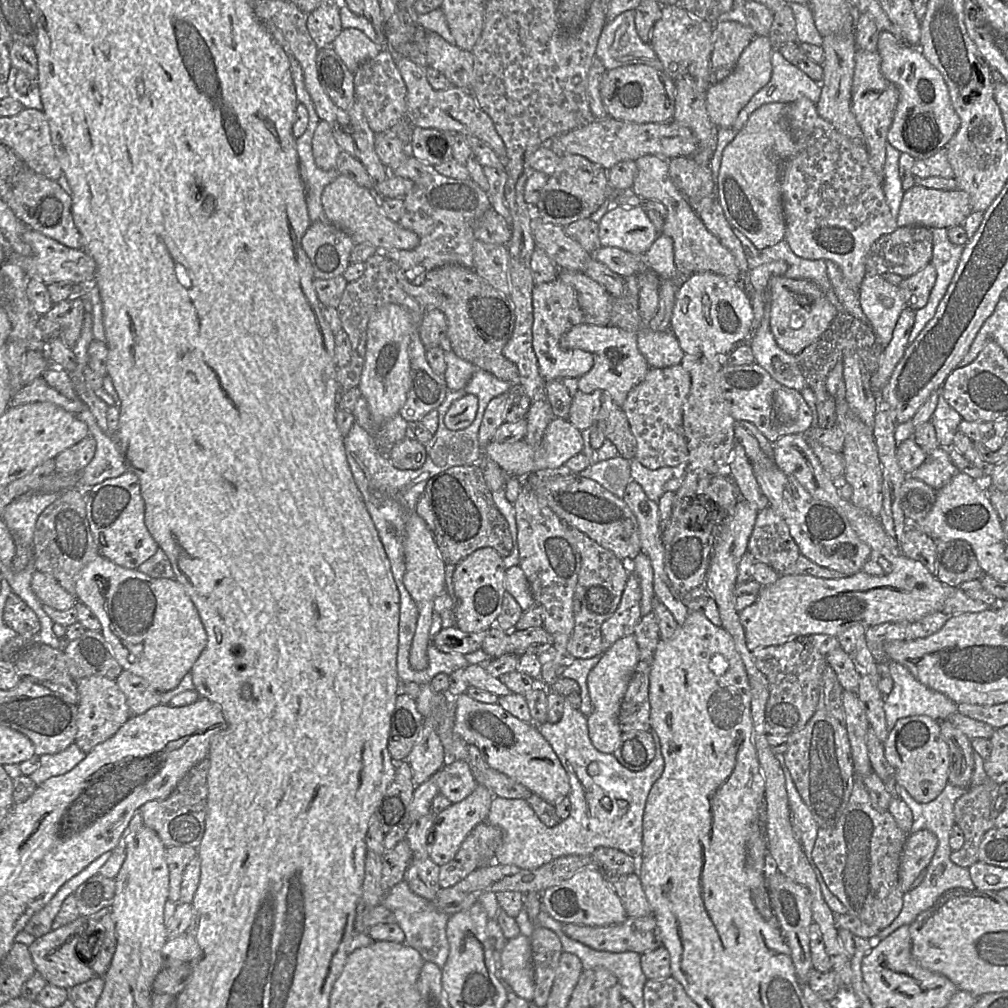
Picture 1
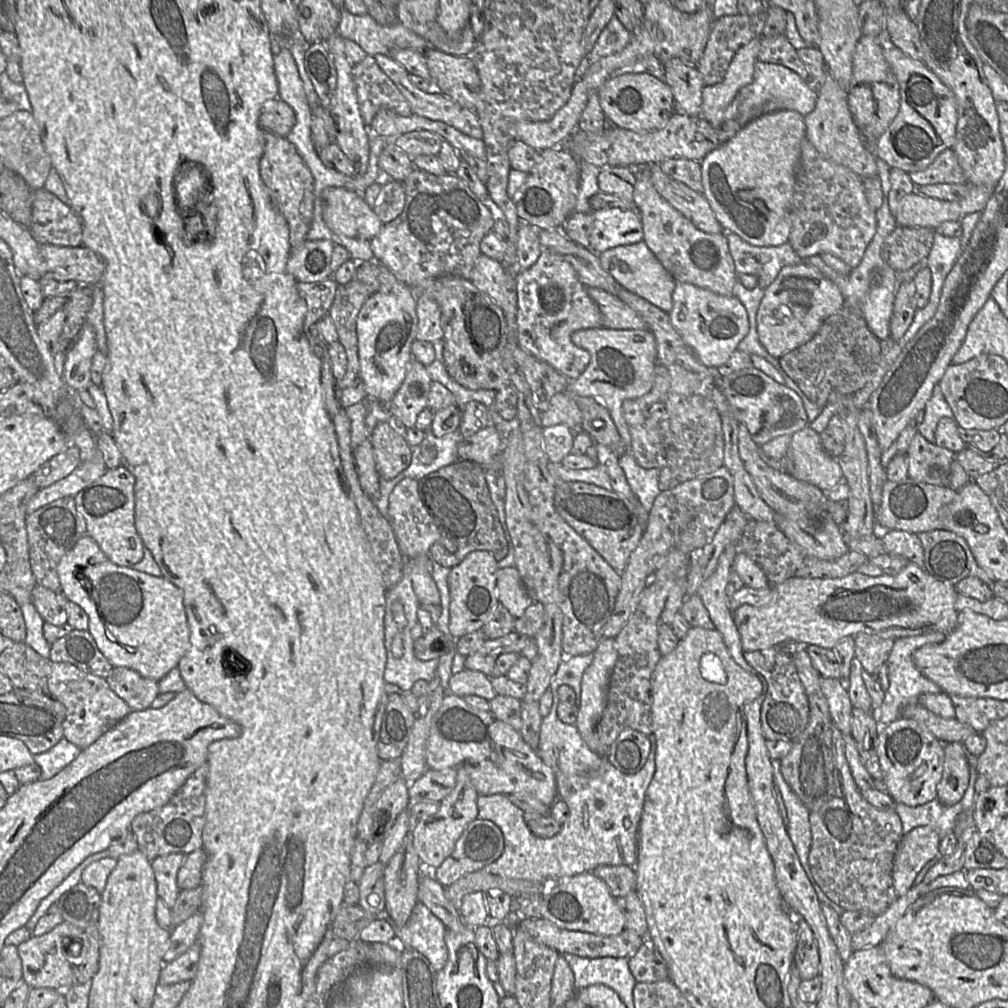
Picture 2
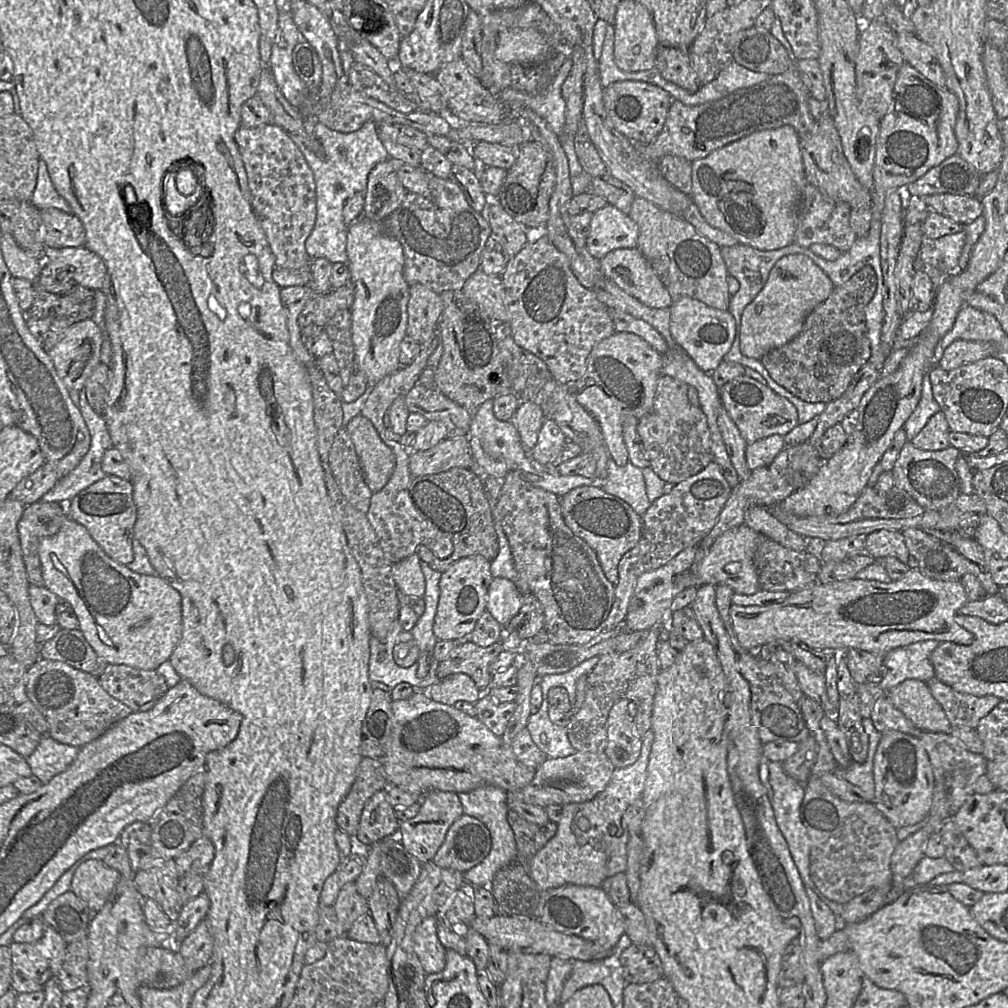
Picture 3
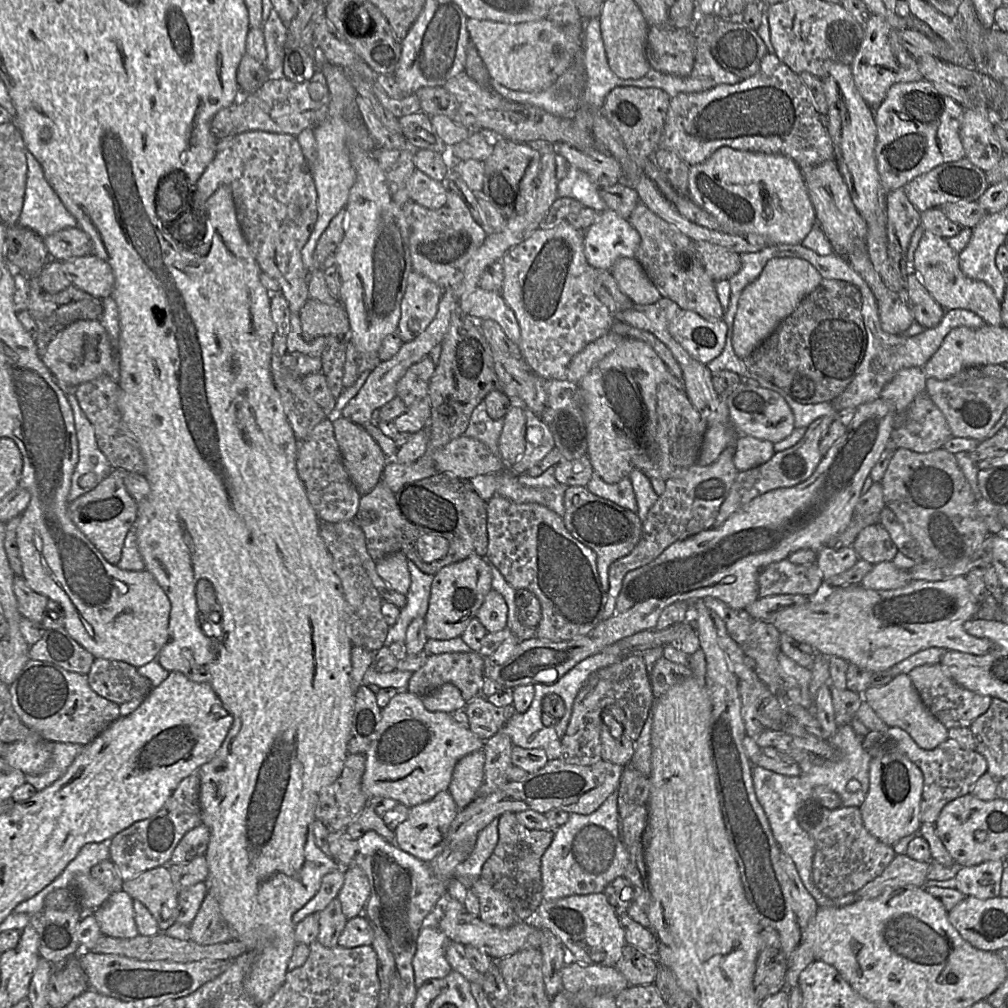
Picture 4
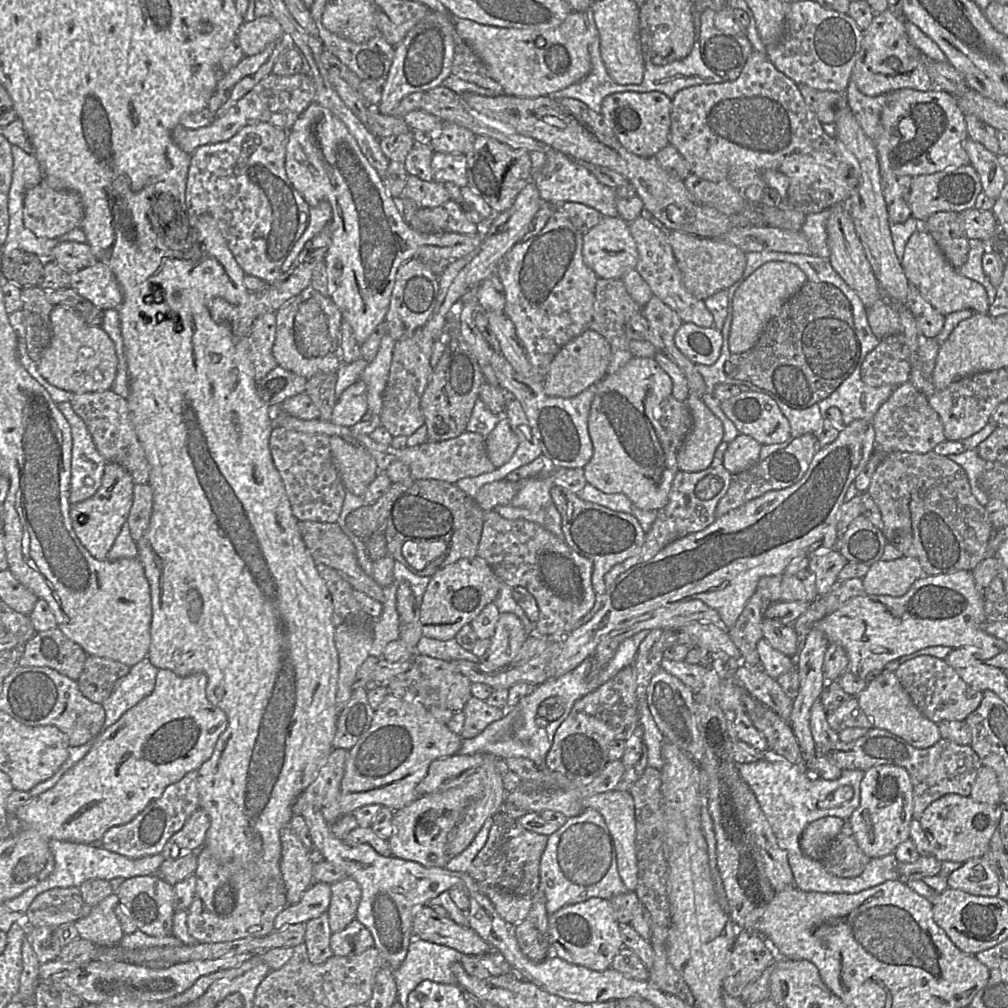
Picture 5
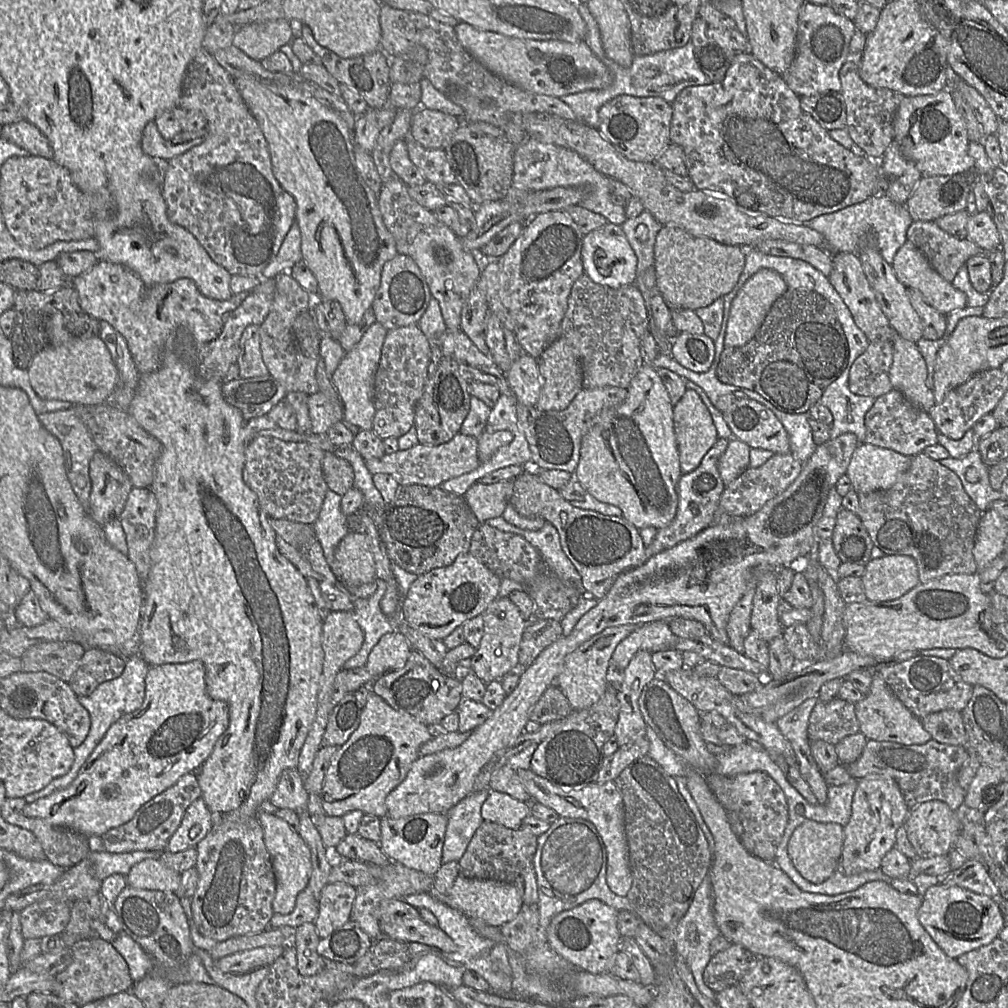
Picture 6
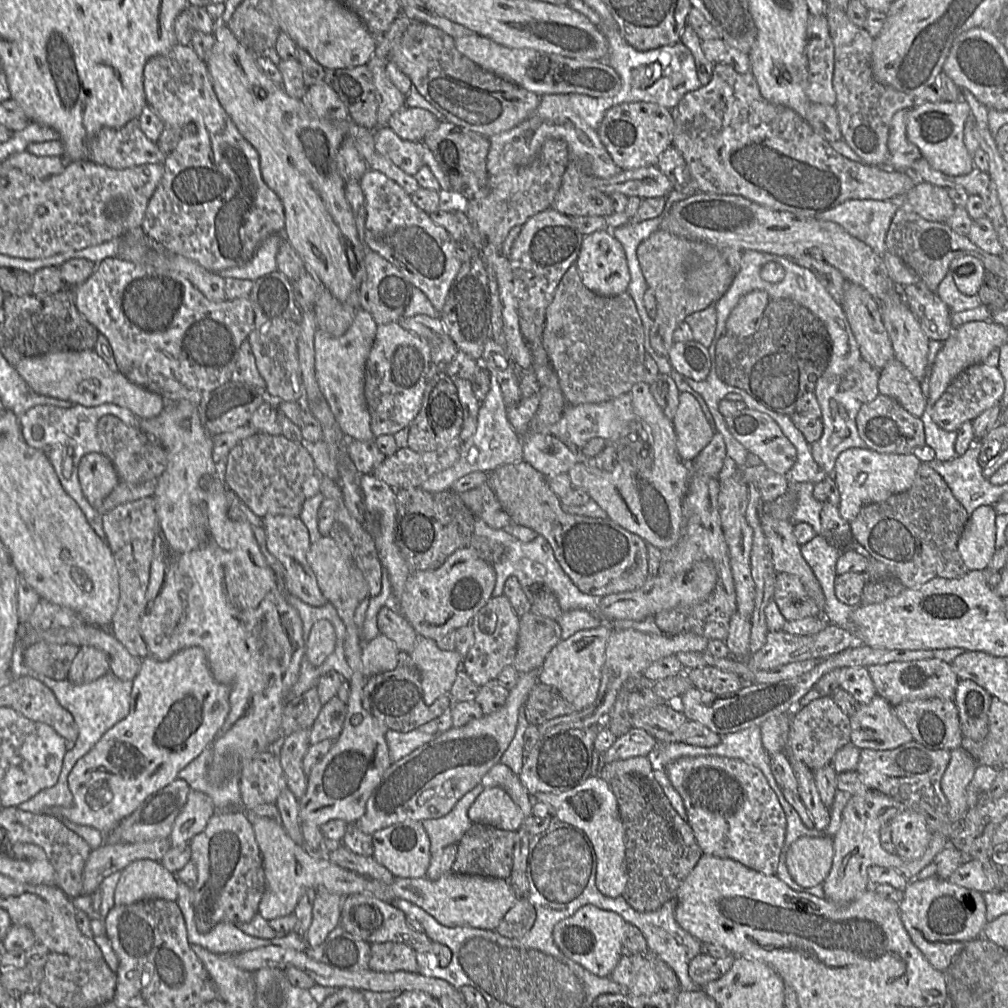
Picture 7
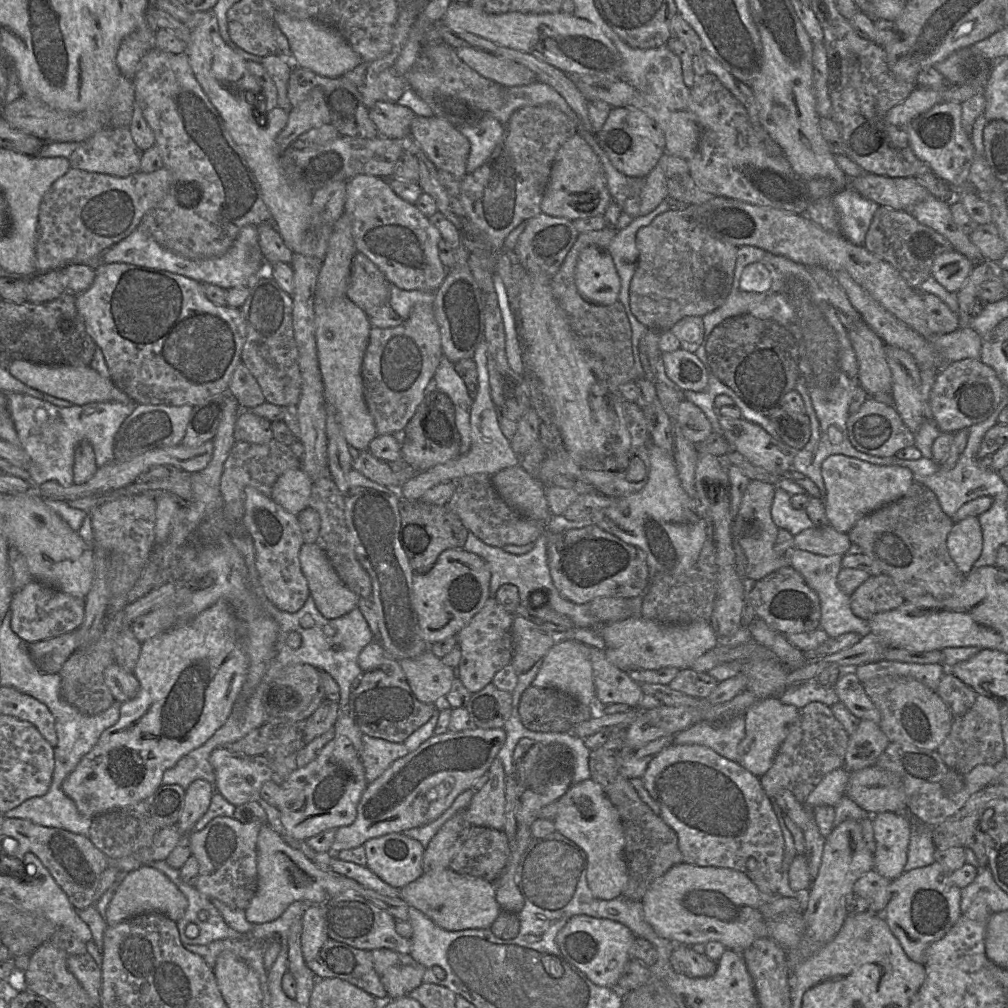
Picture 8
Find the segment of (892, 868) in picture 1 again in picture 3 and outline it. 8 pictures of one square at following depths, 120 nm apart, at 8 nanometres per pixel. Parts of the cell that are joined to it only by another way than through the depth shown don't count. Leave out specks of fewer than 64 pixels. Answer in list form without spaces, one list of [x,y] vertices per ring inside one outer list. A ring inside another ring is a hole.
[[[803,696],[798,705],[804,721],[818,744],[818,757],[800,807],[801,821],[811,841],[809,875],[817,889],[831,901],[846,904],[852,898],[870,890],[889,893],[893,887],[891,856],[898,844],[896,828],[868,802],[846,802],[834,796],[819,779],[838,767],[820,721],[826,715],[814,699]]]

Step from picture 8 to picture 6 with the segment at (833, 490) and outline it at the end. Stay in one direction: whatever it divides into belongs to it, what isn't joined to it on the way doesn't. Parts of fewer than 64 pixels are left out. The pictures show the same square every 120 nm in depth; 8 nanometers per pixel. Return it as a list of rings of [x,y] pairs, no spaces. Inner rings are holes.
[[[860,443],[855,449],[845,476],[857,494],[891,488],[911,464],[913,456]]]

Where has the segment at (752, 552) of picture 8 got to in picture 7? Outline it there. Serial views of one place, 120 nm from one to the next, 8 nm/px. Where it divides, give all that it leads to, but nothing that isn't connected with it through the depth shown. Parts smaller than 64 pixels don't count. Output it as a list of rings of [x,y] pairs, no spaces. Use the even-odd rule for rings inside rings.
[[[765,503],[760,520],[772,554],[774,568],[778,573],[786,572],[799,577],[817,606],[819,614],[817,617],[825,619],[823,615],[825,596],[818,579],[801,553],[801,545],[794,536],[795,523],[775,519],[769,512],[770,504],[772,503]]]

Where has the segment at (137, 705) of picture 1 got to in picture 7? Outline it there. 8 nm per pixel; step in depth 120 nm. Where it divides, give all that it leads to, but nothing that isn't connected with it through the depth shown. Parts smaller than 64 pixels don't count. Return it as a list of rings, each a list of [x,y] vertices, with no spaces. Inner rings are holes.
[[[82,646],[72,661],[68,677],[75,685],[88,684],[110,672],[106,654],[93,646]]]

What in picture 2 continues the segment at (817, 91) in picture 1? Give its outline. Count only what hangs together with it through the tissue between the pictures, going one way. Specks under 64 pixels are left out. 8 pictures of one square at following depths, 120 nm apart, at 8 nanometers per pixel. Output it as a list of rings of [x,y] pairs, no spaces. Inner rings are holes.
[[[757,61],[753,81],[740,89],[733,101],[719,111],[723,111],[724,119],[746,125],[761,115],[779,110],[795,110],[805,117],[814,110],[817,99],[818,93],[810,89],[805,80],[793,70],[783,65]]]

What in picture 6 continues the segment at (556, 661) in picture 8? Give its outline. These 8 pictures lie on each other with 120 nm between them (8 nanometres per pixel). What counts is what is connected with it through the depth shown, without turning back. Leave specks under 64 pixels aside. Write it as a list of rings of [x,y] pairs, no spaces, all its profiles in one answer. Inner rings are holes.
[[[639,625],[612,626],[591,637],[568,654],[555,679],[555,684],[564,692],[572,710],[583,710],[596,704],[608,688],[607,671],[617,645]]]

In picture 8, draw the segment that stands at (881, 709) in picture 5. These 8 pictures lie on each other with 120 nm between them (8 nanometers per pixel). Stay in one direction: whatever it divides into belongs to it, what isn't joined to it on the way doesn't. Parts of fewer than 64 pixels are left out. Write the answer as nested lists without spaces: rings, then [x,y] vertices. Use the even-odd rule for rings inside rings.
[[[861,720],[849,738],[843,768],[855,772],[875,765],[889,744],[890,741],[879,724],[870,720]]]

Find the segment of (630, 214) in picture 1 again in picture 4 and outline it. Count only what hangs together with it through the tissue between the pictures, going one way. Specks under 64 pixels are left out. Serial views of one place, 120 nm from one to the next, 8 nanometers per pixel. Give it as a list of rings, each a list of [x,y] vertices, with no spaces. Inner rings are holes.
[[[607,208],[586,233],[584,254],[596,270],[610,271],[619,259],[636,257],[640,243],[640,234],[629,219]]]

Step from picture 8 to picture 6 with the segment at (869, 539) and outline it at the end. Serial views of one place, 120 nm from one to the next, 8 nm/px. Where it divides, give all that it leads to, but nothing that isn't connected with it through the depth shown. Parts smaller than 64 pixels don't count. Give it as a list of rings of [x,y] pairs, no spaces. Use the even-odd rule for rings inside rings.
[[[919,453],[913,456],[910,467],[900,475],[896,483],[891,488],[887,490],[876,490],[865,494],[859,494],[859,501],[858,517],[865,526],[874,546],[879,548],[886,556],[907,555],[912,557],[917,563],[920,583],[926,583],[932,579],[940,578],[944,575],[977,573],[978,568],[973,556],[973,548],[977,528],[983,512],[978,509],[976,504],[966,493],[957,474],[949,468],[943,466],[938,460],[934,460],[924,453]]]

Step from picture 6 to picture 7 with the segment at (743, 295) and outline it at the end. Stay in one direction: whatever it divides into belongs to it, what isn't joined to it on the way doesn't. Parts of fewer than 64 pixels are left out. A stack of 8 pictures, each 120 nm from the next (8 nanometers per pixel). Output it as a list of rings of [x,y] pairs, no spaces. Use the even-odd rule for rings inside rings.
[[[762,290],[744,295],[731,311],[726,321],[726,331],[738,337],[754,334],[769,302],[769,295]]]

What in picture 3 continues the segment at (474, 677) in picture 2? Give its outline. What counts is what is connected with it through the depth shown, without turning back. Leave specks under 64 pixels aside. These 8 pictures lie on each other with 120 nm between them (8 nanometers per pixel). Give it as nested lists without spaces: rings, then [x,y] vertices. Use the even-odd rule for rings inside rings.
[[[464,673],[450,675],[422,691],[429,699],[450,706],[454,706],[458,701],[474,704],[482,692],[474,681]]]

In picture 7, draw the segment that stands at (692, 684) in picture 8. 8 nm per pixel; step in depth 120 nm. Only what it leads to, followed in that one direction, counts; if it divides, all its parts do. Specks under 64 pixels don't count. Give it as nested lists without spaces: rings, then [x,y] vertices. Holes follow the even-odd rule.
[[[711,665],[686,669],[686,672],[695,688],[717,695],[730,695],[745,686],[744,681],[735,673]]]

